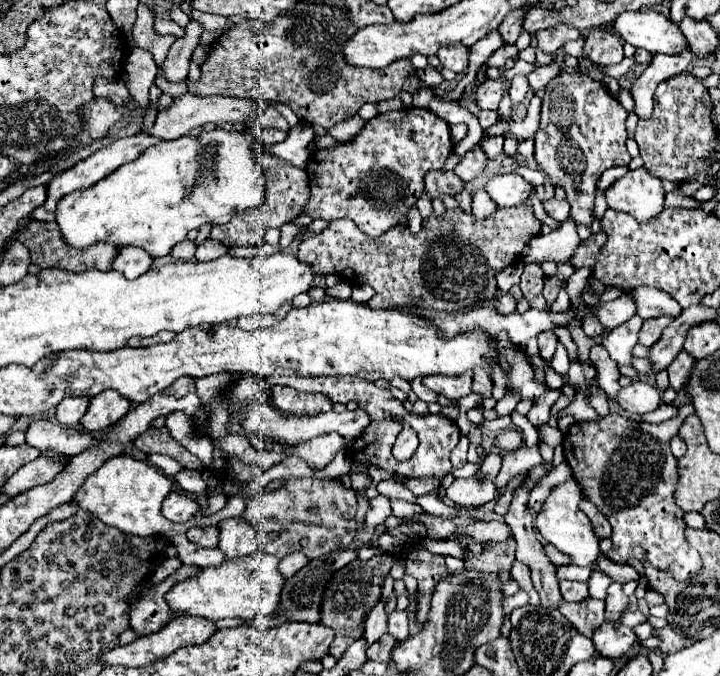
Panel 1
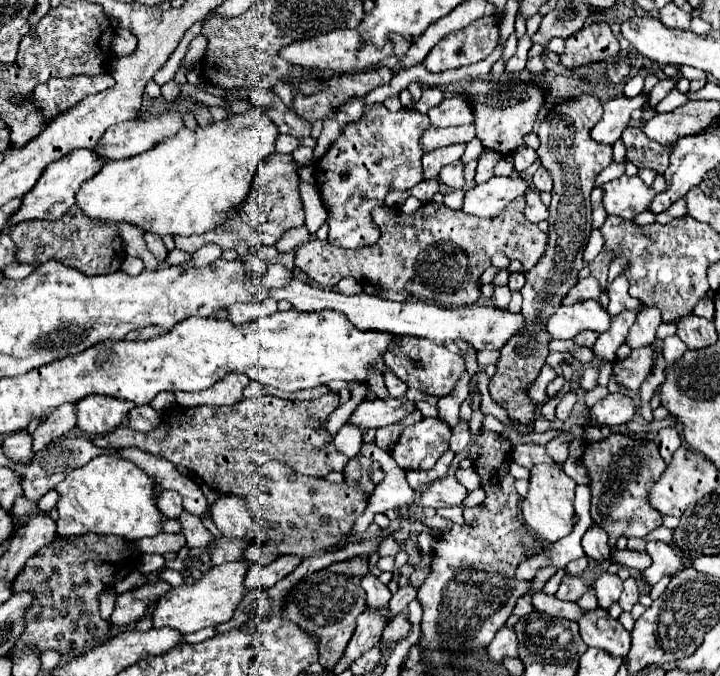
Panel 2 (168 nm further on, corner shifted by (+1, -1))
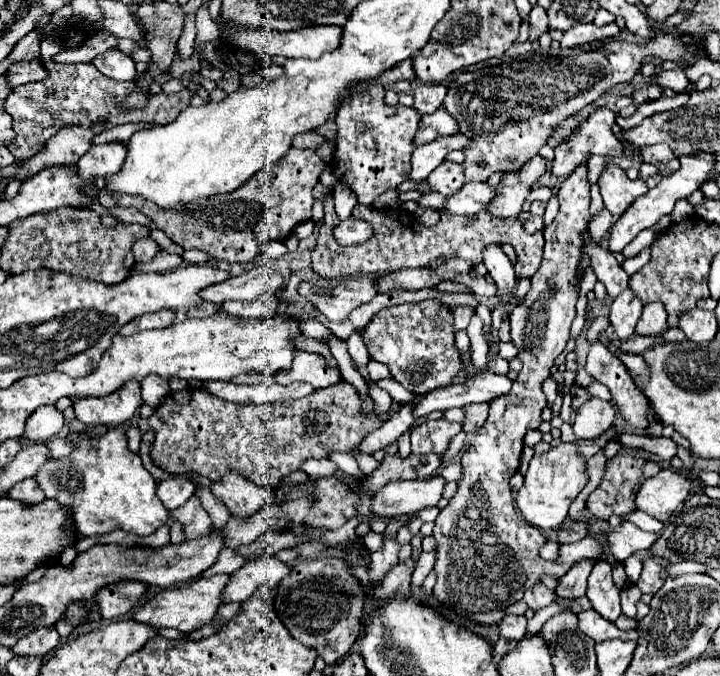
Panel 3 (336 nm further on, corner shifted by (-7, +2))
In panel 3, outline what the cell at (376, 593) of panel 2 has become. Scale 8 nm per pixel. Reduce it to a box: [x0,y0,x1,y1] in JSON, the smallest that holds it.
[370,535,398,585]

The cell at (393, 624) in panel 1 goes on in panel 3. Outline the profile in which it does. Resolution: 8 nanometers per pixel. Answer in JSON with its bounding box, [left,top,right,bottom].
[412,551,436,585]

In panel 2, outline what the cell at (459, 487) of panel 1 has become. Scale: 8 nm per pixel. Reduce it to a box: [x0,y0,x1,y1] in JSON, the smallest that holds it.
[420,472,468,508]

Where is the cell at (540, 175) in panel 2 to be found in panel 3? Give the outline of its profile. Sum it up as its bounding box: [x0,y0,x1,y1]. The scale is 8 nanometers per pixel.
[552,107,624,177]

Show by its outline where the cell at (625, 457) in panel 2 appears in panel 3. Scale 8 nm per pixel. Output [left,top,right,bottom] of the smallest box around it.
[586,453,662,521]

